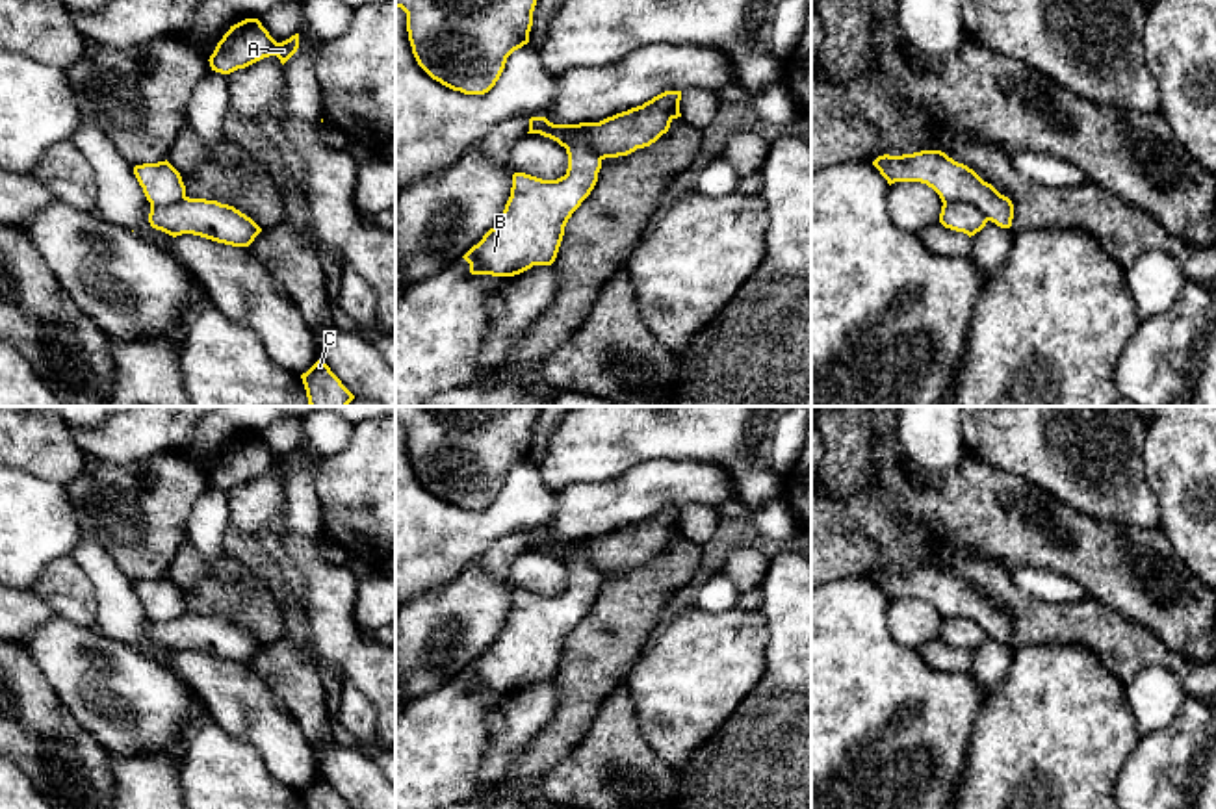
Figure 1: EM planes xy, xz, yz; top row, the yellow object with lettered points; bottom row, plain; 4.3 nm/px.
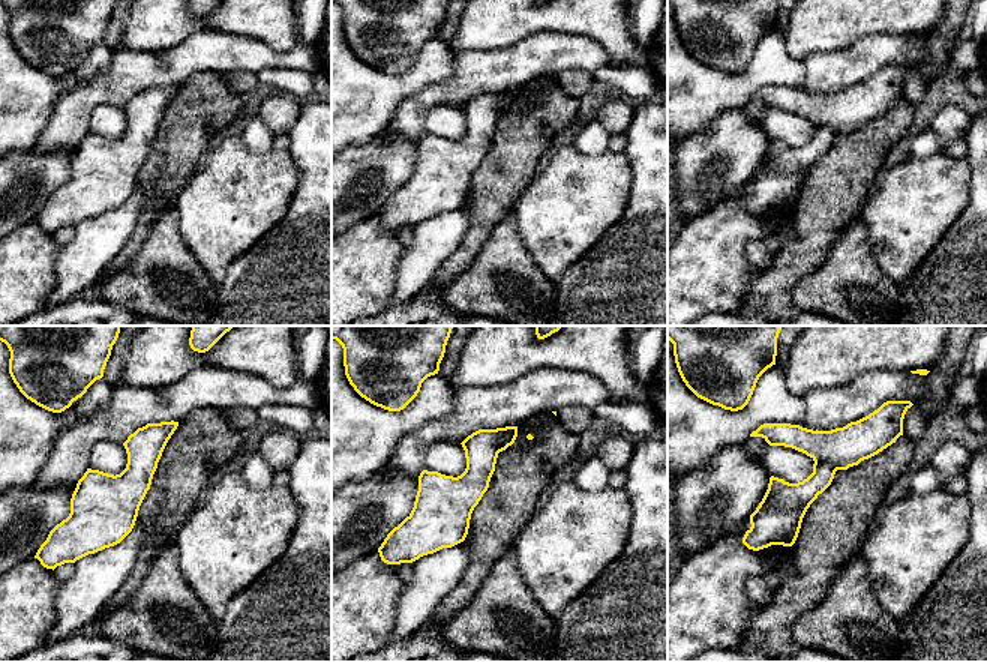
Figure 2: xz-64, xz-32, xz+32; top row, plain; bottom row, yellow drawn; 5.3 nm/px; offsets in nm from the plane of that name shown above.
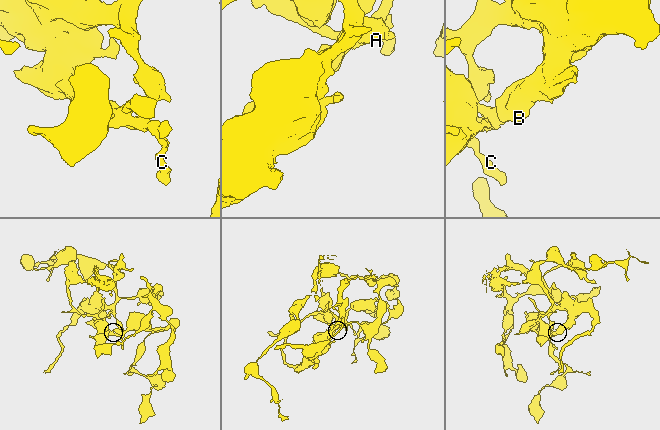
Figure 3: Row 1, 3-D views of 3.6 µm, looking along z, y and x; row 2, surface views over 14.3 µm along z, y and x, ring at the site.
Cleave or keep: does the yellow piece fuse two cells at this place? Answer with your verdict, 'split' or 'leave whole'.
split

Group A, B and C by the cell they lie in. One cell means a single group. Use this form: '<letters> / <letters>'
A B / C

